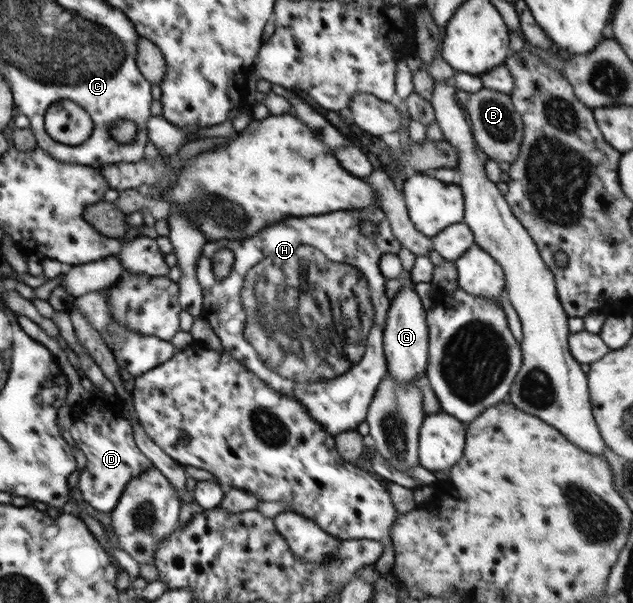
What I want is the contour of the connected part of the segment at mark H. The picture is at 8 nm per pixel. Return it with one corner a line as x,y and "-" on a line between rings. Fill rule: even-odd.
340,210
321,216
307,216
285,219
265,227
259,231
257,235
245,239
245,241
229,241
221,239
207,243
202,249
201,256
197,260
195,266
195,277
199,280
204,293
203,313
200,317
205,318
210,324
213,333
219,337
223,349
235,360
240,361
249,371
252,371
261,381
264,381
271,389
278,391
279,394
287,395
287,397
296,399
305,406
309,415
317,421
327,433
335,437
338,433
346,431
353,431
358,428
360,423
366,421
366,415
371,405
373,396
376,395
377,388
380,387
381,380
386,376
387,360
384,352
384,328
386,324
386,317
392,302
392,299
386,294
387,280
379,267
381,257
385,253
397,254
401,245
395,240
392,228
390,227
388,217
380,212
368,212
357,210
-
369,220
373,224
377,224
377,237
375,239
367,239
365,235
361,235
361,222
-
220,249
231,249
233,251
234,265
231,268
231,274
223,279
215,278
213,274
213,259
215,253

